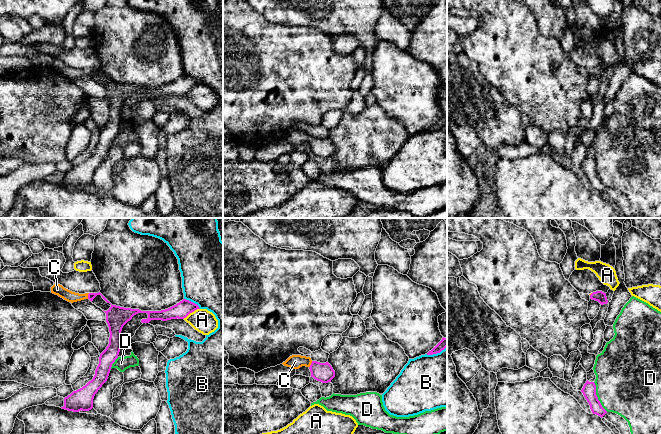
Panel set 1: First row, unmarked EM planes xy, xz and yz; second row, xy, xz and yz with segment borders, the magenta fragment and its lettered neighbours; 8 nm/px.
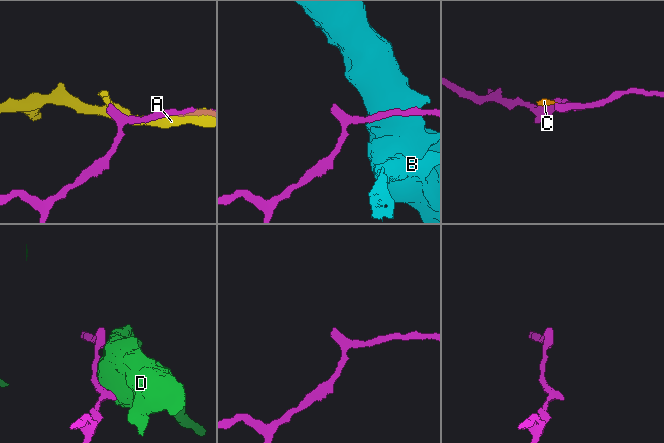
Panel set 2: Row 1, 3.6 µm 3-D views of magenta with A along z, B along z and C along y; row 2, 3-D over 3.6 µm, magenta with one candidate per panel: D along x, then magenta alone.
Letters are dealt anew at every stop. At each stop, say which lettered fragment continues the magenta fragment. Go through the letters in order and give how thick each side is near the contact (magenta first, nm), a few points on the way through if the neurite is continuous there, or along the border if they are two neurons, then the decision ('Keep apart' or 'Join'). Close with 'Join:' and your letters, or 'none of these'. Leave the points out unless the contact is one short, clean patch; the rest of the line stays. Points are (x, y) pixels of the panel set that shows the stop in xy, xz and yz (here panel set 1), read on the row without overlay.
A: Thickness 140 nm (magenta) against 190 nm. Keep apart
B: Thickness 140 nm (magenta) against 480 nm. Keep apart
C: Thickness 160 nm (magenta) against 110 nm. Path across: xz (323, 148), (311, 140), (306, 137), (295, 137). Join
D: Thickness 110 nm (magenta) against 480 nm. Keep apart
Join: C

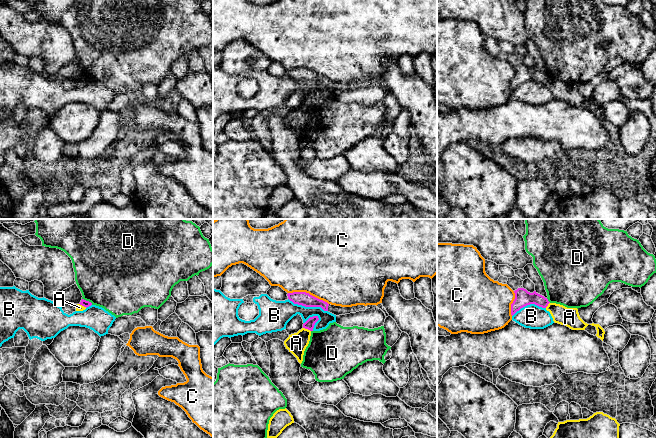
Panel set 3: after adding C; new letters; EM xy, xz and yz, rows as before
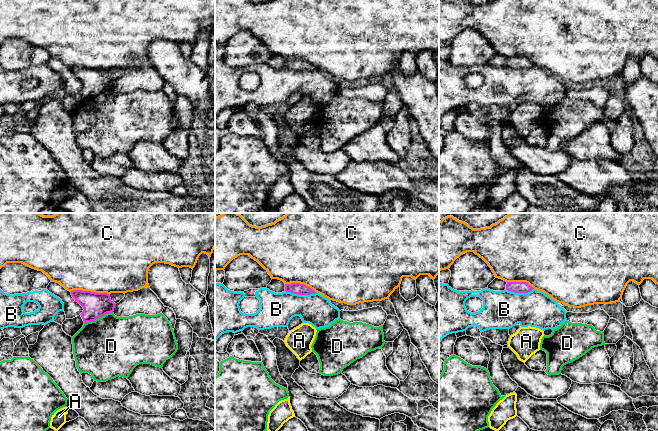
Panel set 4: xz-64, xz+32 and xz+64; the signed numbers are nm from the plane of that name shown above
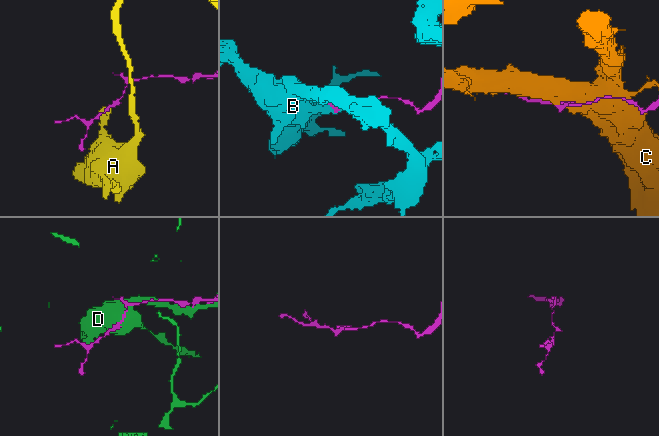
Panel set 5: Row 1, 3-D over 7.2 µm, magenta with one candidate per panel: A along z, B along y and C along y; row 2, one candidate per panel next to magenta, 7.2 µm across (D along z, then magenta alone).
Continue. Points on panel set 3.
A: Thickness 80 nm (magenta) against 170 nm. Boundary: xz (303, 103), (310, 107). Keep apart
B: Thickness 110 nm (magenta) against 200 nm. Keep apart
C: Thickness 110 nm (magenta) against 500 nm. Keep apart
D: Thickness 50 nm (magenta) against 480 nm. Keep apart
Join: none of these

